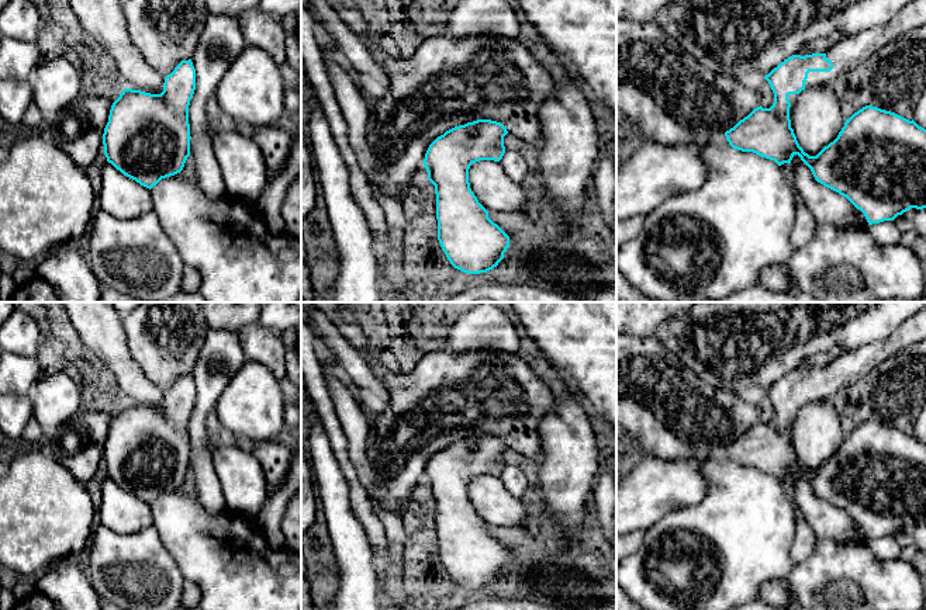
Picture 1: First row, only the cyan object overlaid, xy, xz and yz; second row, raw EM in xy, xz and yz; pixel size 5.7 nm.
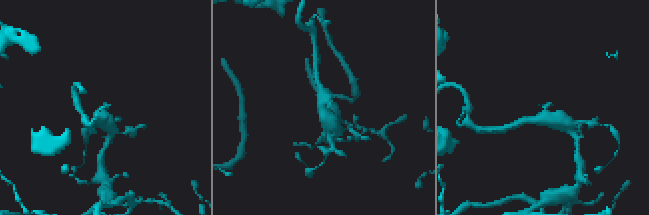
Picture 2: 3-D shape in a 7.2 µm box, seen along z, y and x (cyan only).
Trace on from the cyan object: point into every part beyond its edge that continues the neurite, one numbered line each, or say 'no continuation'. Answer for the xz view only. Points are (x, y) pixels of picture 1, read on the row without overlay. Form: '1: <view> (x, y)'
no continuation

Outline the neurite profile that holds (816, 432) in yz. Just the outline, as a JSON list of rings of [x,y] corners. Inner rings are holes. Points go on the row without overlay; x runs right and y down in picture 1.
[[[833,398],[802,405],[792,422],[794,448],[809,471],[816,471],[833,457],[844,441],[846,433]]]

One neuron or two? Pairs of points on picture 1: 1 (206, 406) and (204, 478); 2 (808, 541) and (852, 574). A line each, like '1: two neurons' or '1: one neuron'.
1: one neuron
2: two neurons

